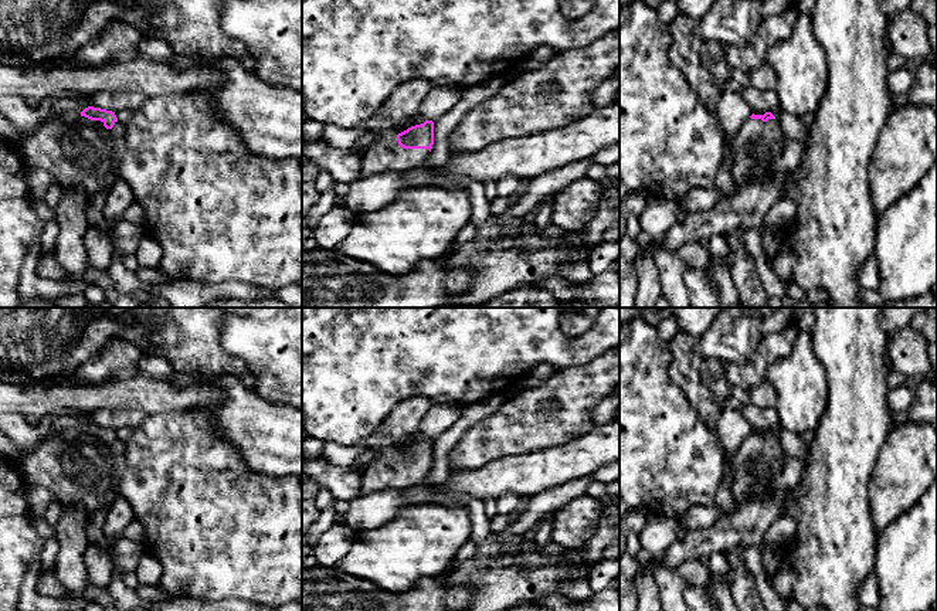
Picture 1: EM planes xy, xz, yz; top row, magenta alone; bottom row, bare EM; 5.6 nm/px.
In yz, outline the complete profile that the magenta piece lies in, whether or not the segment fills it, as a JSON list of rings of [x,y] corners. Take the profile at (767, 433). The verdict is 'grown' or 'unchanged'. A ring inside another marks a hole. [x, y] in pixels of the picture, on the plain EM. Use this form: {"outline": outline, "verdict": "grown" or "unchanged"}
{"outline": [[[771,430],[753,431],[726,459],[736,506],[765,499],[774,491],[785,459],[781,441]]], "verdict": "grown"}

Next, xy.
{"outline": [[[88,424],[79,432],[41,438],[17,466],[28,486],[50,489],[55,500],[77,506],[88,517],[119,496],[128,464],[115,430]]], "verdict": "grown"}

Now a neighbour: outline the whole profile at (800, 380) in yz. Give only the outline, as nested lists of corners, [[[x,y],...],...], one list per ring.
[[[799,330],[791,352],[773,363],[765,374],[777,394],[774,405],[780,425],[798,435],[805,431],[815,431],[828,408],[826,373],[812,350],[812,337],[809,330]]]

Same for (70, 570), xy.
[[[64,505],[64,515],[54,527],[60,544],[54,571],[68,594],[86,587],[84,553],[89,543],[85,523],[86,515],[81,509],[74,505]]]

